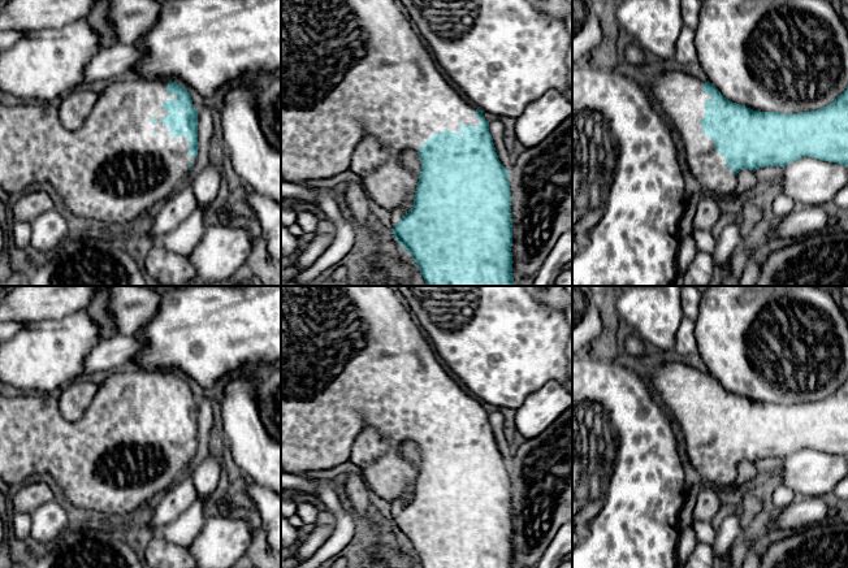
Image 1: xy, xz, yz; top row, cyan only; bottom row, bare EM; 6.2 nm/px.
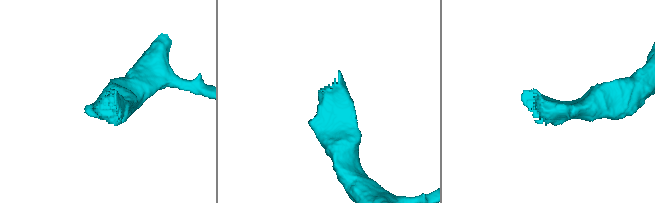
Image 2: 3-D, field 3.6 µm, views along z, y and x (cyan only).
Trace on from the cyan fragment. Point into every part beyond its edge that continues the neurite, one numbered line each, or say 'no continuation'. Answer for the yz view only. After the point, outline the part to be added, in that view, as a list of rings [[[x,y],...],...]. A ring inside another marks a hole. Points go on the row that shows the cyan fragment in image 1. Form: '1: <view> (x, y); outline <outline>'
1: yz (680, 98); outline [[[670,64],[641,78],[685,149],[688,169],[702,192],[717,199],[736,196],[737,174],[726,166],[726,159],[715,151],[714,140],[704,134],[700,125],[705,116],[704,103],[713,99],[704,92],[704,83]]]

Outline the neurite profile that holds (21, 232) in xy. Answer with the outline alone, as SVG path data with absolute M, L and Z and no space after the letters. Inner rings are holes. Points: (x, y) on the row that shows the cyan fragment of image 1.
M27 222L12 224L12 235L14 244L18 248L25 248L31 243L31 224Z

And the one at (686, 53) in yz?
M683 26L683 31L679 34L678 38L678 48L674 55L672 65L682 68L697 61L697 49L695 45L695 30Z

